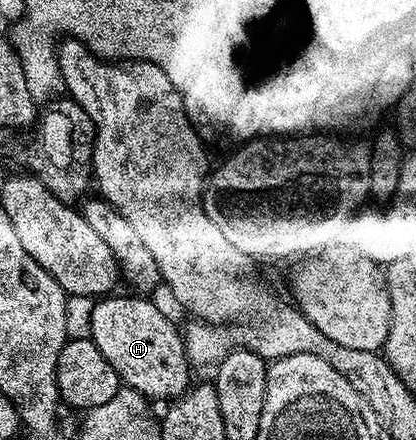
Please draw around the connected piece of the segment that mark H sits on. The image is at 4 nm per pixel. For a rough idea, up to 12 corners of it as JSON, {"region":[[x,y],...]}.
{"region":[[146,296],[91,306],[120,382],[166,402],[189,388],[180,330]]}

